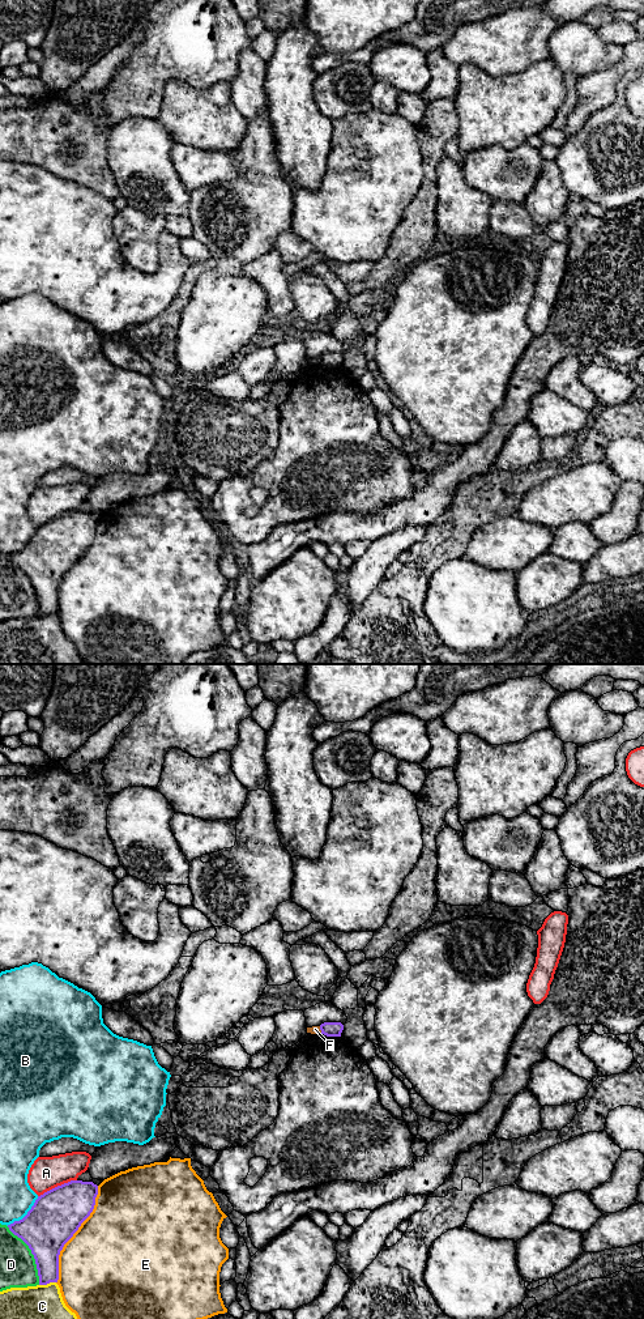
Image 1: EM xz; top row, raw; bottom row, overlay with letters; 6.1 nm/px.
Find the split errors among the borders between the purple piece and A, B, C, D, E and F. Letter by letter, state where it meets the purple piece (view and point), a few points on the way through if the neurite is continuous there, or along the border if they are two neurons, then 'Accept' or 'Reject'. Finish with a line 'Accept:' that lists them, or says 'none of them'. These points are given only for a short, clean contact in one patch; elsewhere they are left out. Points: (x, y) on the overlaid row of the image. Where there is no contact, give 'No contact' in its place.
A: Touches purple at xz (58, 1186). Reject
B: Touches purple at xz (26, 1215). Reject
C: Touches purple at xz (47, 1283). Reject
D: Touches purple at xz (33, 1254). Reject
E: Touches purple at xz (73, 1233). Reject
F: Touches purple at xz (320, 1029). Boundary: xz (319, 1026), (322, 1033). Reject
Accept: none of them

